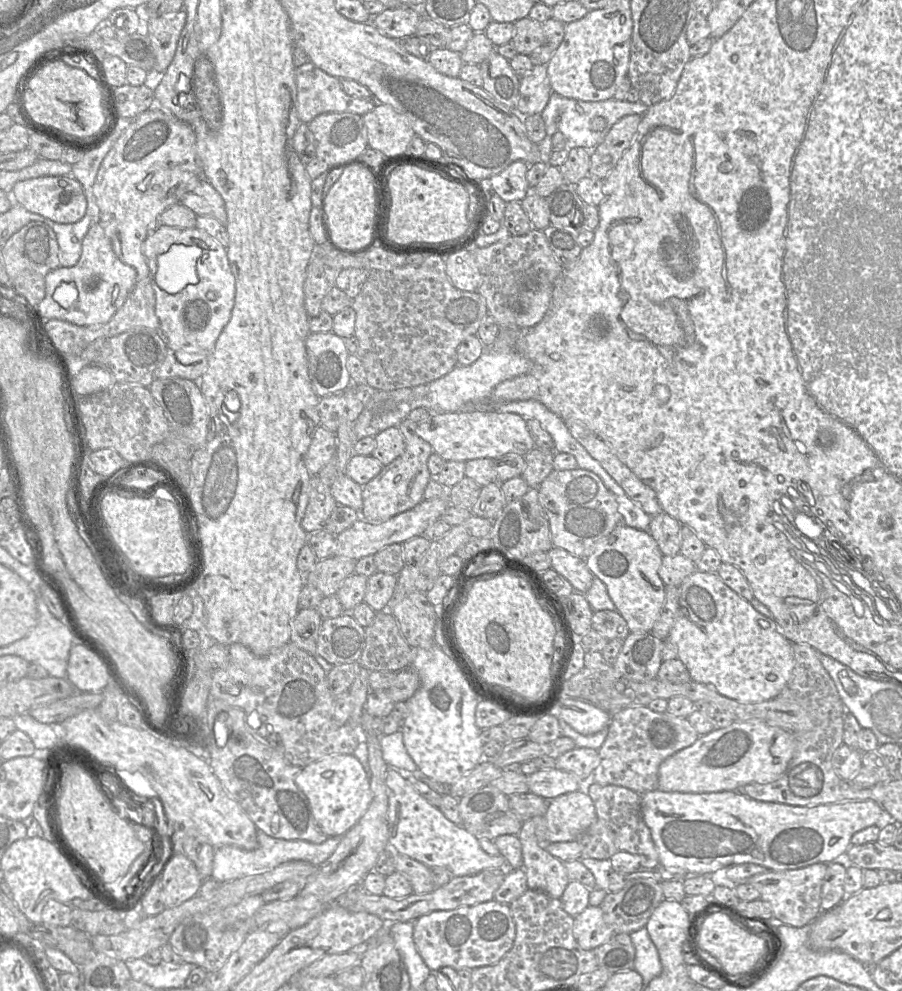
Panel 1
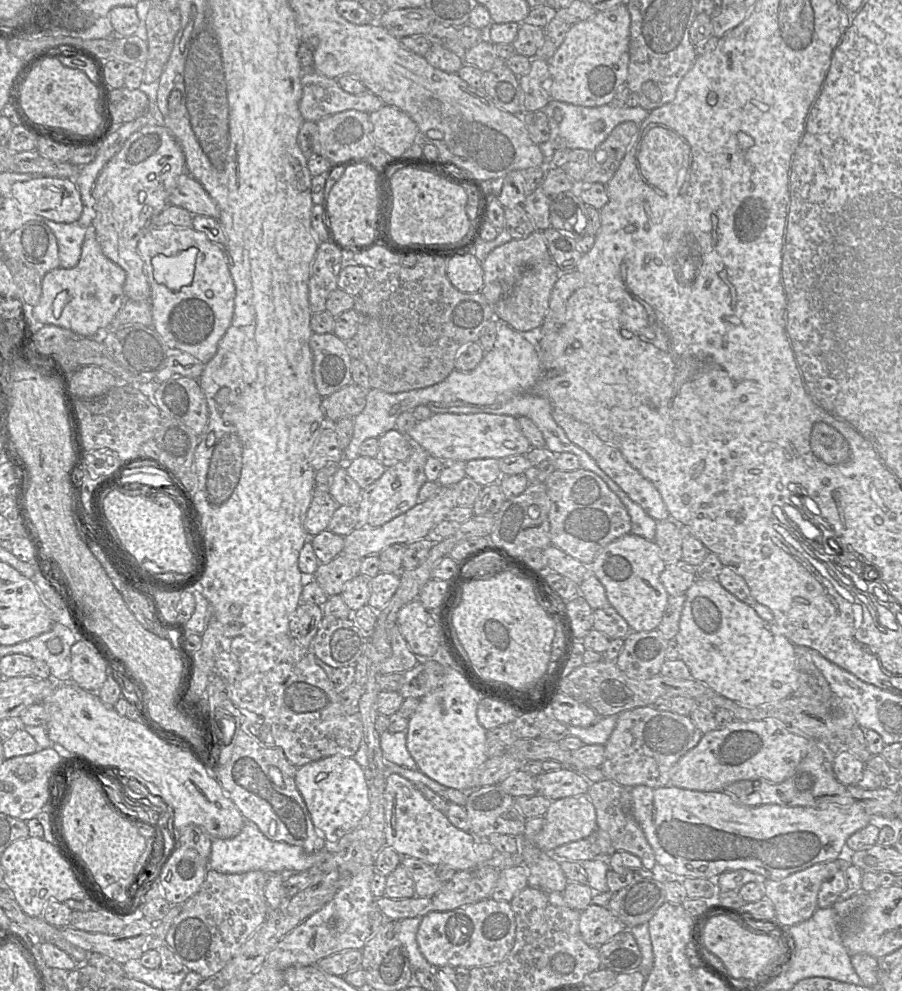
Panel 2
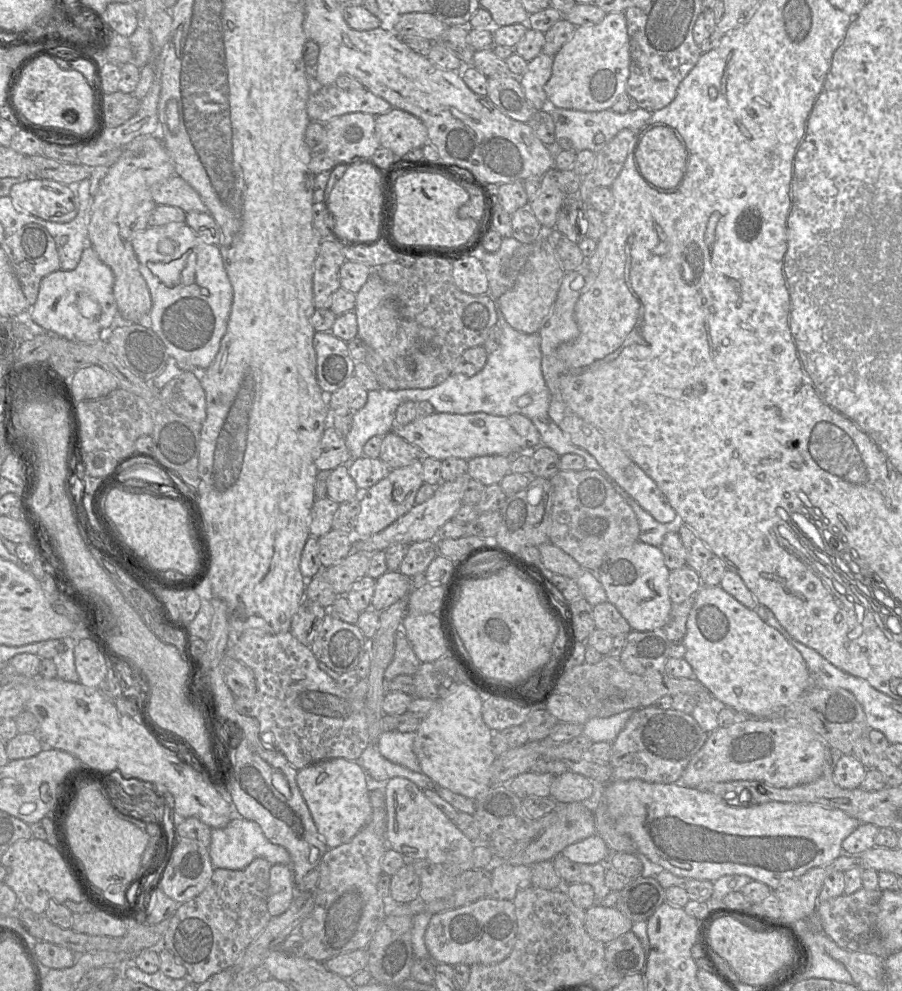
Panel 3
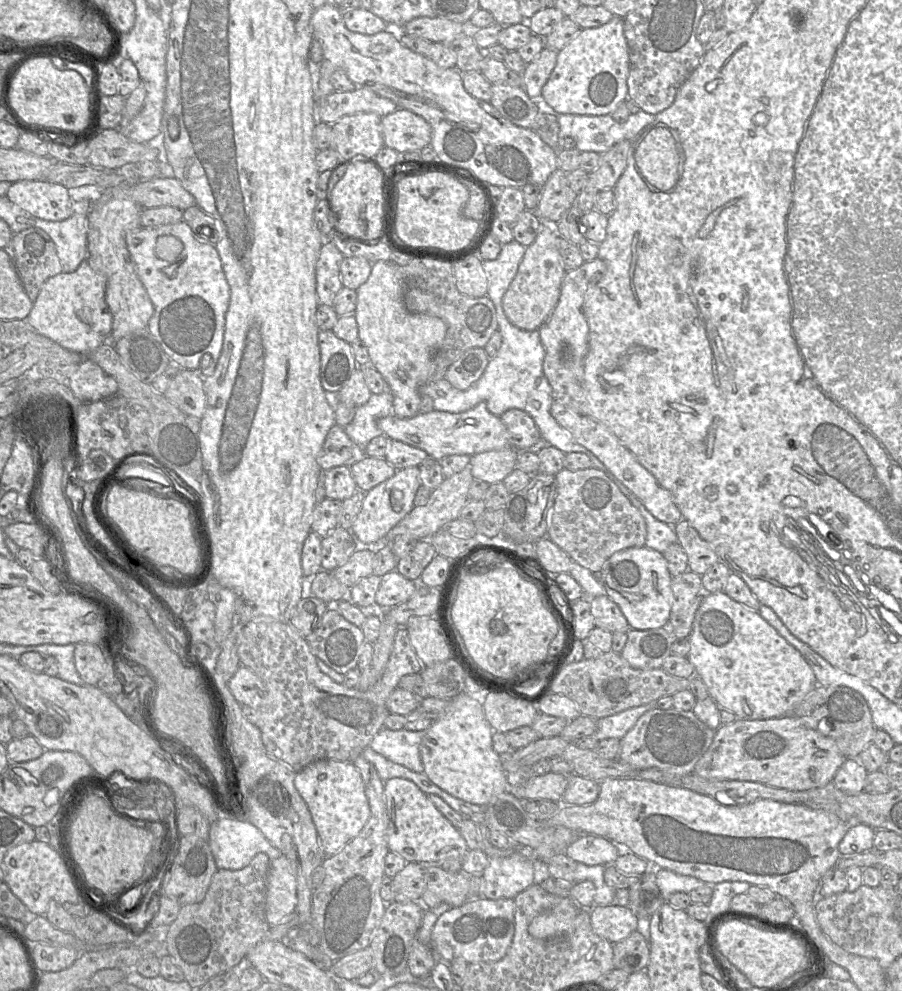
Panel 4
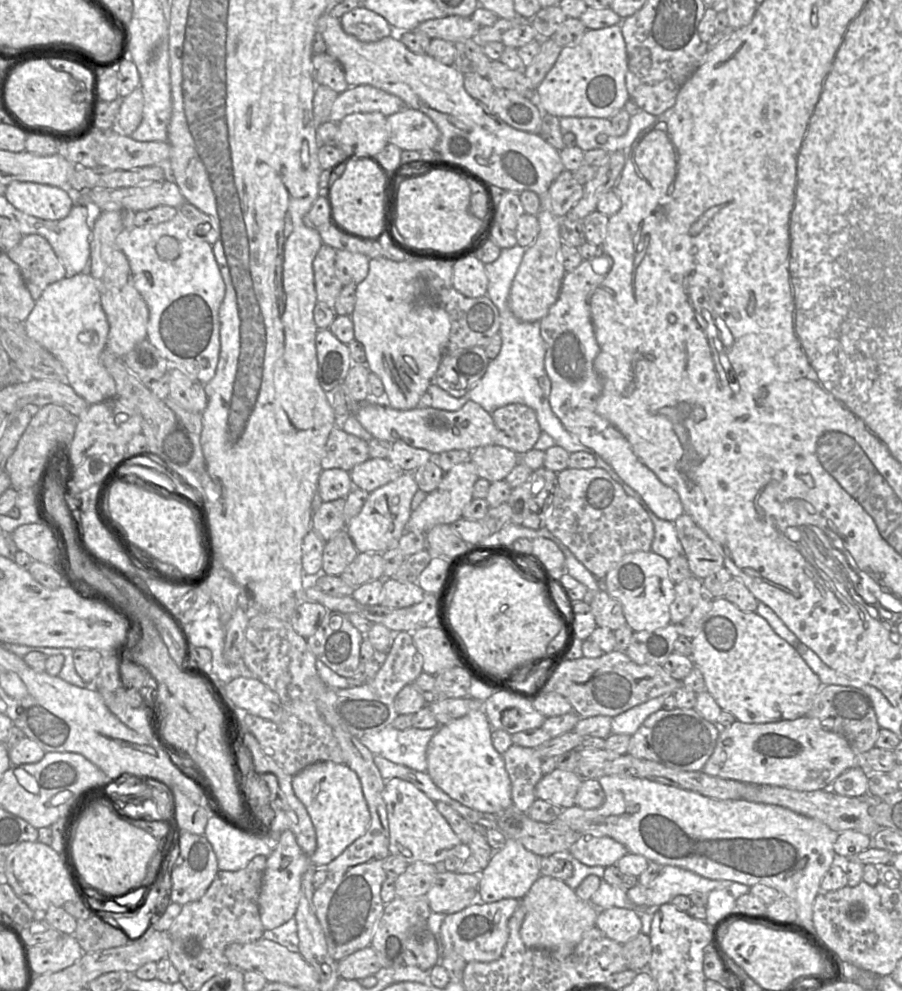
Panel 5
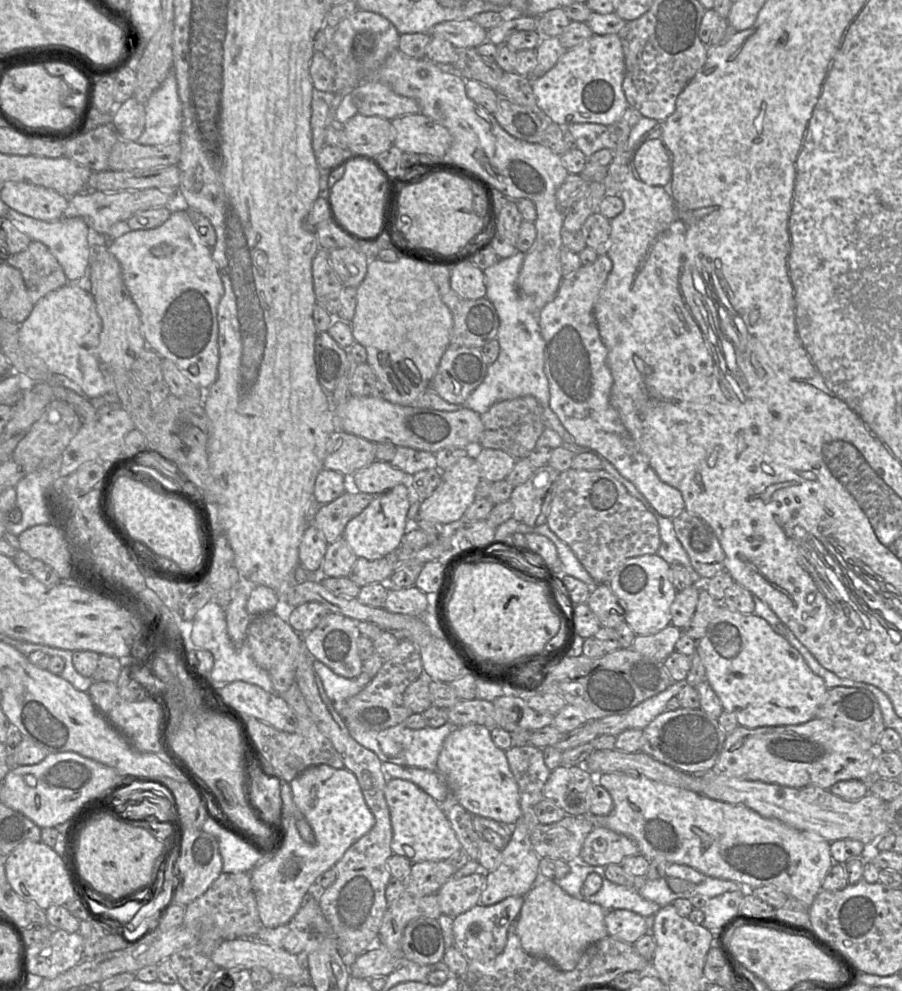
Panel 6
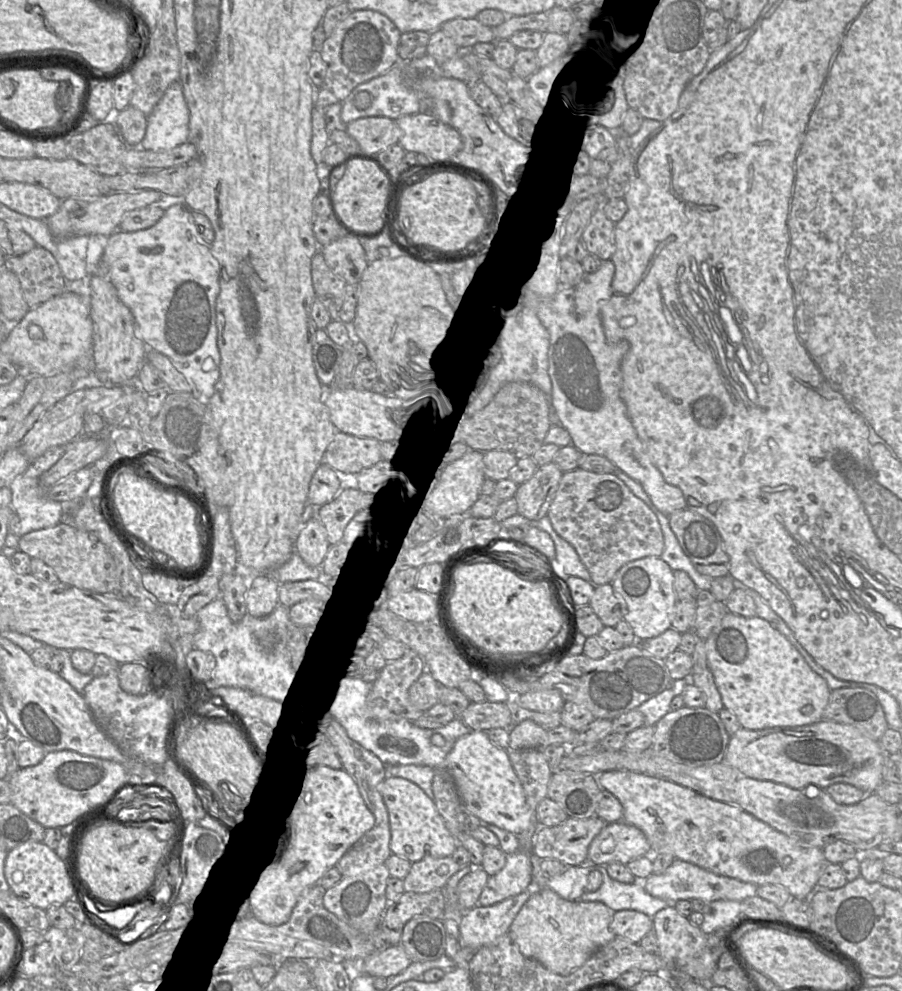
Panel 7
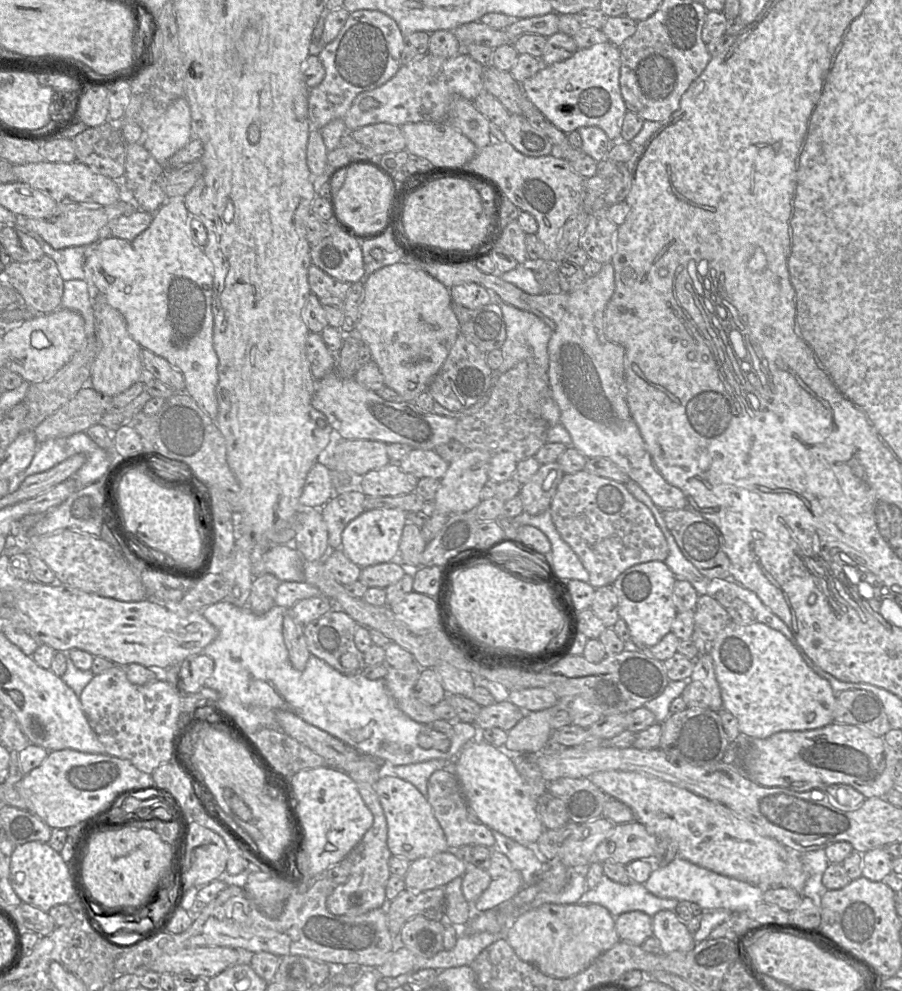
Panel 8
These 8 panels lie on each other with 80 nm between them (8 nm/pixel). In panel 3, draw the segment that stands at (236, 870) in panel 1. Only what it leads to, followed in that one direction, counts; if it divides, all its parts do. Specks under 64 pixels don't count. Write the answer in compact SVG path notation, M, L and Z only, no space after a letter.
M239 816L223 828L212 829L209 853L215 869L242 870L256 858L265 858L272 865L291 866L291 856L286 848L269 841L258 823Z

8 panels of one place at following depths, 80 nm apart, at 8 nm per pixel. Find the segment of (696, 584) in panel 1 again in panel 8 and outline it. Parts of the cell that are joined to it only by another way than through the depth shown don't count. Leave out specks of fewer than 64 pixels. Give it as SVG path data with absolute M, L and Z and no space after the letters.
M756 621L749 625L730 623L710 643L709 653L721 691L722 709L737 719L743 737L765 739L782 731L814 730L834 722L835 691L826 679L808 667L780 631Z

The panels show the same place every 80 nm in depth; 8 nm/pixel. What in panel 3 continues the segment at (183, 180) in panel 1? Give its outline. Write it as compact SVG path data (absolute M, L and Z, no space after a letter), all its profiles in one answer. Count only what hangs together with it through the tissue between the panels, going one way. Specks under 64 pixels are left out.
M140 135L122 147L122 153L115 163L109 167L107 174L100 182L93 198L90 222L88 225L88 246L91 246L99 259L113 272L113 295L116 301L119 320L124 323L146 321L152 308L152 300L148 286L139 271L139 261L132 246L135 233L148 228L148 217L156 207L152 198L152 188L174 175L173 162L157 135Z

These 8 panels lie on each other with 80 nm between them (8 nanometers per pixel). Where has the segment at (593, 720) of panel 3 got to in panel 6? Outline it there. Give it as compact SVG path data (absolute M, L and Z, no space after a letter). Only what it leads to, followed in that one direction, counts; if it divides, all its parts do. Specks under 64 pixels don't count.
M685 680L674 682L664 691L648 698L629 710L625 714L626 727L628 729L643 730L659 714L666 711L666 703L672 697L677 696L685 685L687 685Z

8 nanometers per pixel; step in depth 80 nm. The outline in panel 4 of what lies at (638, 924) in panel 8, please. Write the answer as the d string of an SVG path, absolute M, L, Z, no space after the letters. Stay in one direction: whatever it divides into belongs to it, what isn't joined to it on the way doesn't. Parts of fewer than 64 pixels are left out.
M595 905L590 909L590 923L597 935L615 944L637 931L638 917L628 906Z

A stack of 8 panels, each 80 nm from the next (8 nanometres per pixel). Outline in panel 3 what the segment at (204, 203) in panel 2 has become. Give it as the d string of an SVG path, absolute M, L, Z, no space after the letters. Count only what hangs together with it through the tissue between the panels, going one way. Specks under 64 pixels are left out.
M178 175L153 186L152 198L156 205L179 207L185 213L208 212L199 194Z

